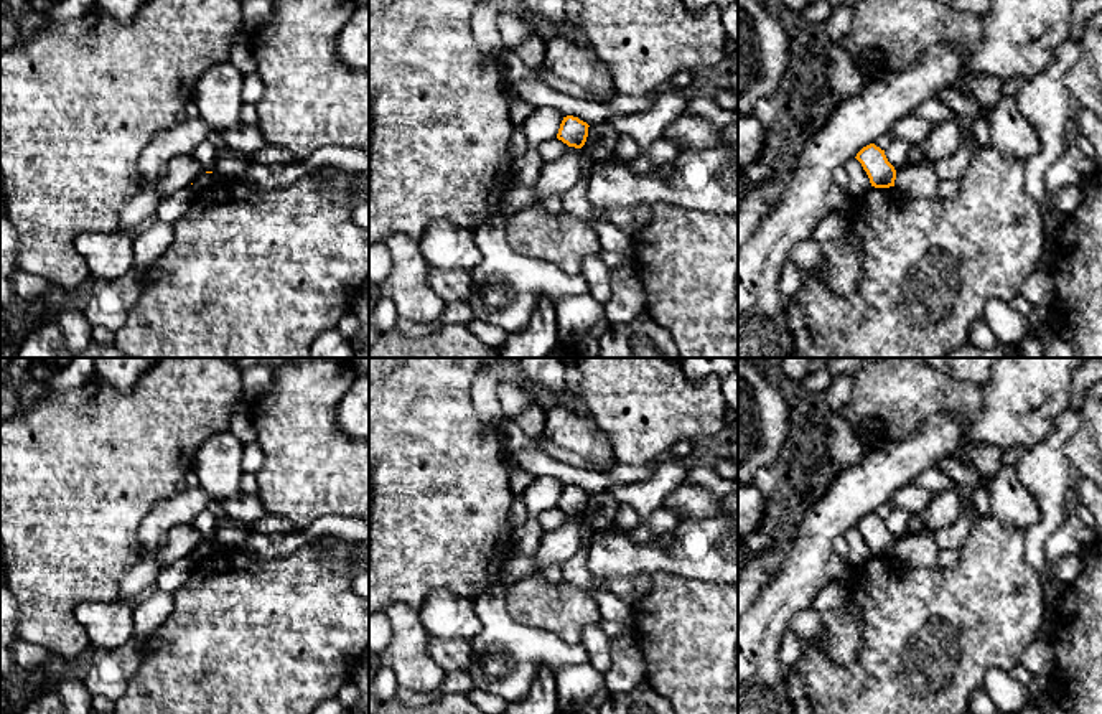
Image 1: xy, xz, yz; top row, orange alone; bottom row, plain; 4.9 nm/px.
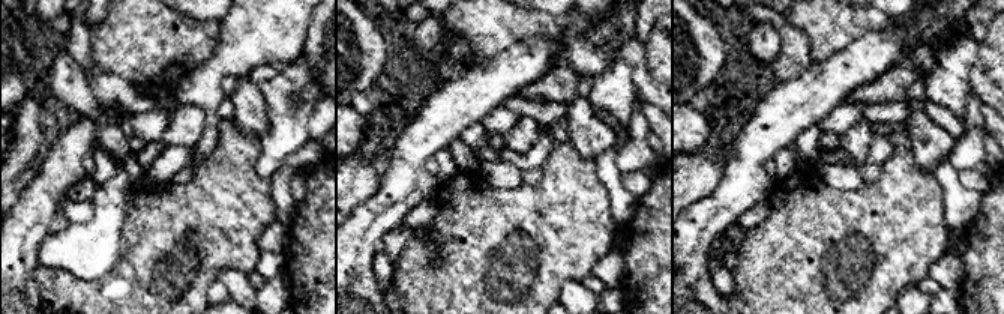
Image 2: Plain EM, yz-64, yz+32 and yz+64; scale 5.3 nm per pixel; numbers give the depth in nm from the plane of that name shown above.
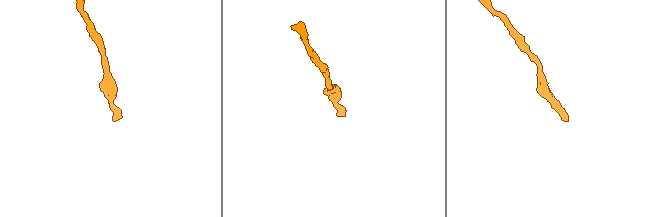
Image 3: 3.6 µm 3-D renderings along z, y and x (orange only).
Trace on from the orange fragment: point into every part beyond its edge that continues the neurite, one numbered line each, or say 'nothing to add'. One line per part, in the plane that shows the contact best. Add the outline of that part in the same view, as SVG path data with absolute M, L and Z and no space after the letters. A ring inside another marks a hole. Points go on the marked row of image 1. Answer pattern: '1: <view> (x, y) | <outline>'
nothing to add

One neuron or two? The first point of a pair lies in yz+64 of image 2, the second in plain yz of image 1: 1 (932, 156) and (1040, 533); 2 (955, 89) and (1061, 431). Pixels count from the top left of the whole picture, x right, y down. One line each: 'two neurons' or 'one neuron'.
1: two neurons
2: one neuron

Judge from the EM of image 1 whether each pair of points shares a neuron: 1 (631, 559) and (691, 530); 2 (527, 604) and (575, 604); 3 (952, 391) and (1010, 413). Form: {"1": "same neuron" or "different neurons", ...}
{"1": "same neuron", "2": "same neuron", "3": "different neurons"}

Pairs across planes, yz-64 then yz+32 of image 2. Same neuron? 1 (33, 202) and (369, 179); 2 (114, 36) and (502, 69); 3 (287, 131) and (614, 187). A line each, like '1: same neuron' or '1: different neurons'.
1: different neurons
2: different neurons
3: same neuron

